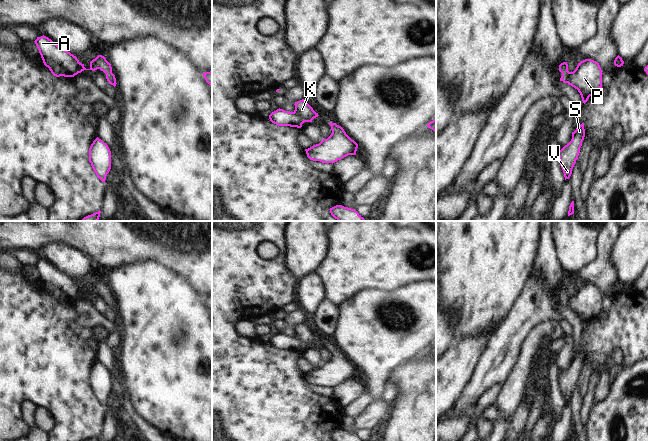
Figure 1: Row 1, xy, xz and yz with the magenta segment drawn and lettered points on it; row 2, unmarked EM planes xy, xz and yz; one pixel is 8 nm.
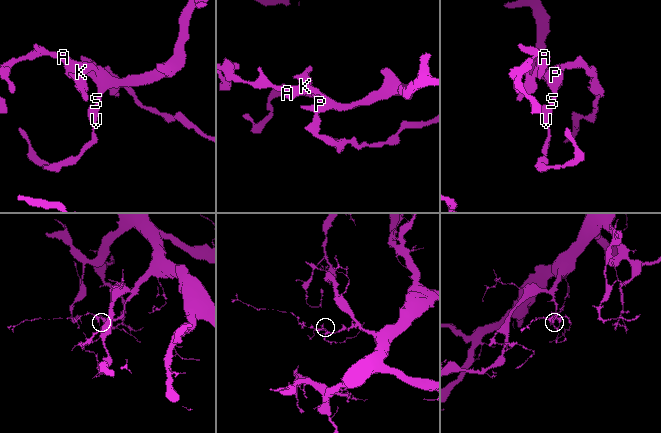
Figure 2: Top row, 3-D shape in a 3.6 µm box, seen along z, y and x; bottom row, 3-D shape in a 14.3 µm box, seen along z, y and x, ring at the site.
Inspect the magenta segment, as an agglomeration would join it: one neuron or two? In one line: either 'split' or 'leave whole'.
leave whole

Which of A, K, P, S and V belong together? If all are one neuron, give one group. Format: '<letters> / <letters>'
A K P S V

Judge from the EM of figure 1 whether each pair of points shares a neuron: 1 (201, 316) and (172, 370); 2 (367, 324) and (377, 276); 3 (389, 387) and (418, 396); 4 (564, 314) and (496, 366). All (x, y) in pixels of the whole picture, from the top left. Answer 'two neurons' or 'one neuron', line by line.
1: one neuron
2: two neurons
3: two neurons
4: one neuron

